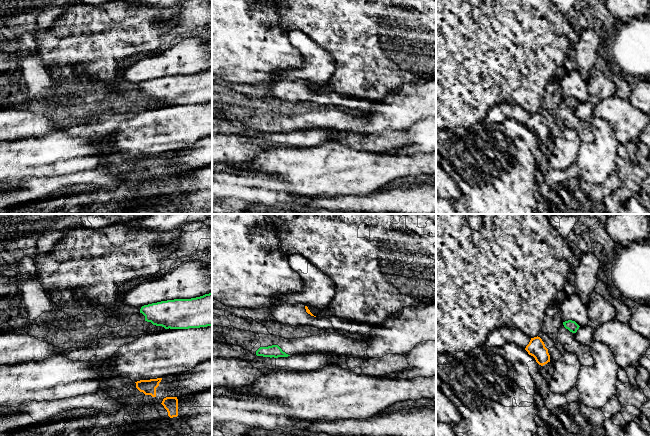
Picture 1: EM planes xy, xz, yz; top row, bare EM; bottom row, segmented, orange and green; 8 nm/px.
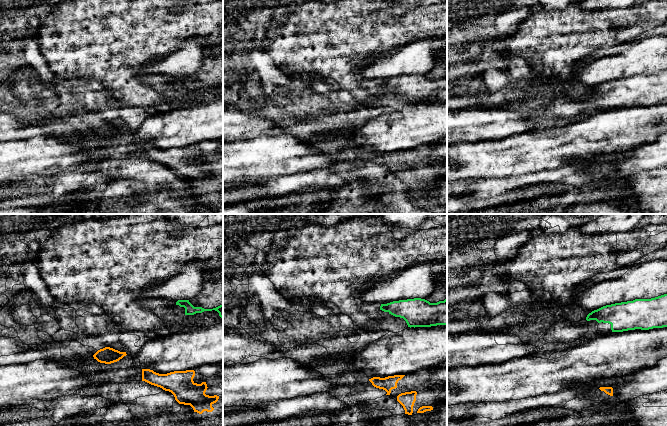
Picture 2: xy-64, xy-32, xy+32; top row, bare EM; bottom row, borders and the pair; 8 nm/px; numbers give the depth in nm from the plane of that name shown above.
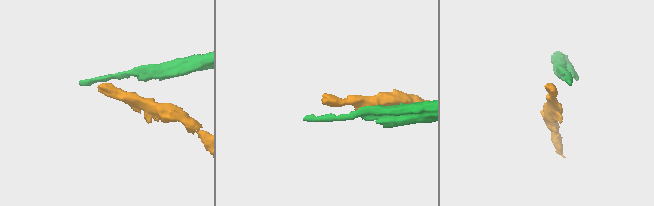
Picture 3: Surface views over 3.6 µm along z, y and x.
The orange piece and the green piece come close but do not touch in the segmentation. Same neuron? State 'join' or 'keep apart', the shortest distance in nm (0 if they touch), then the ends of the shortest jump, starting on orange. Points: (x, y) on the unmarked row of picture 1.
keep apart; 220 nm apart; from orange across yz (543, 118), (564, 102)

